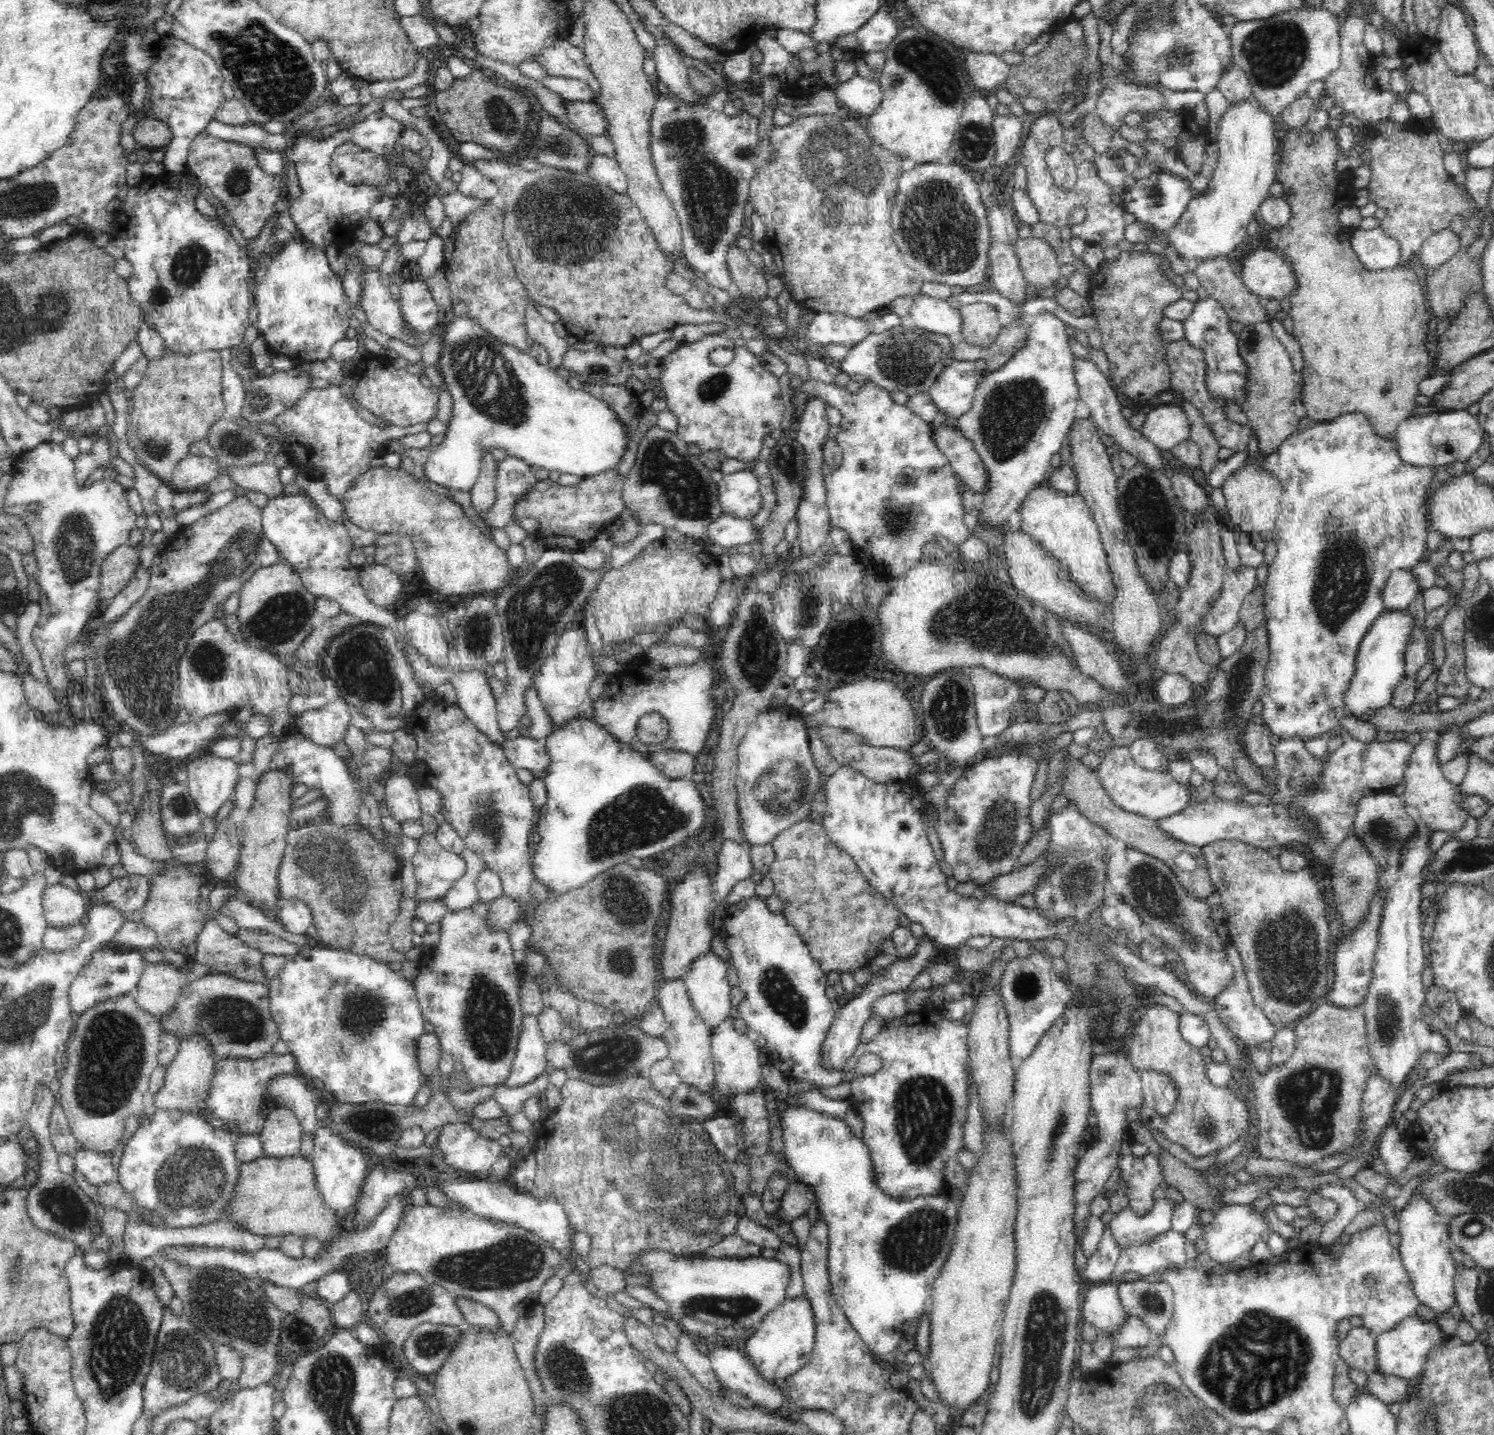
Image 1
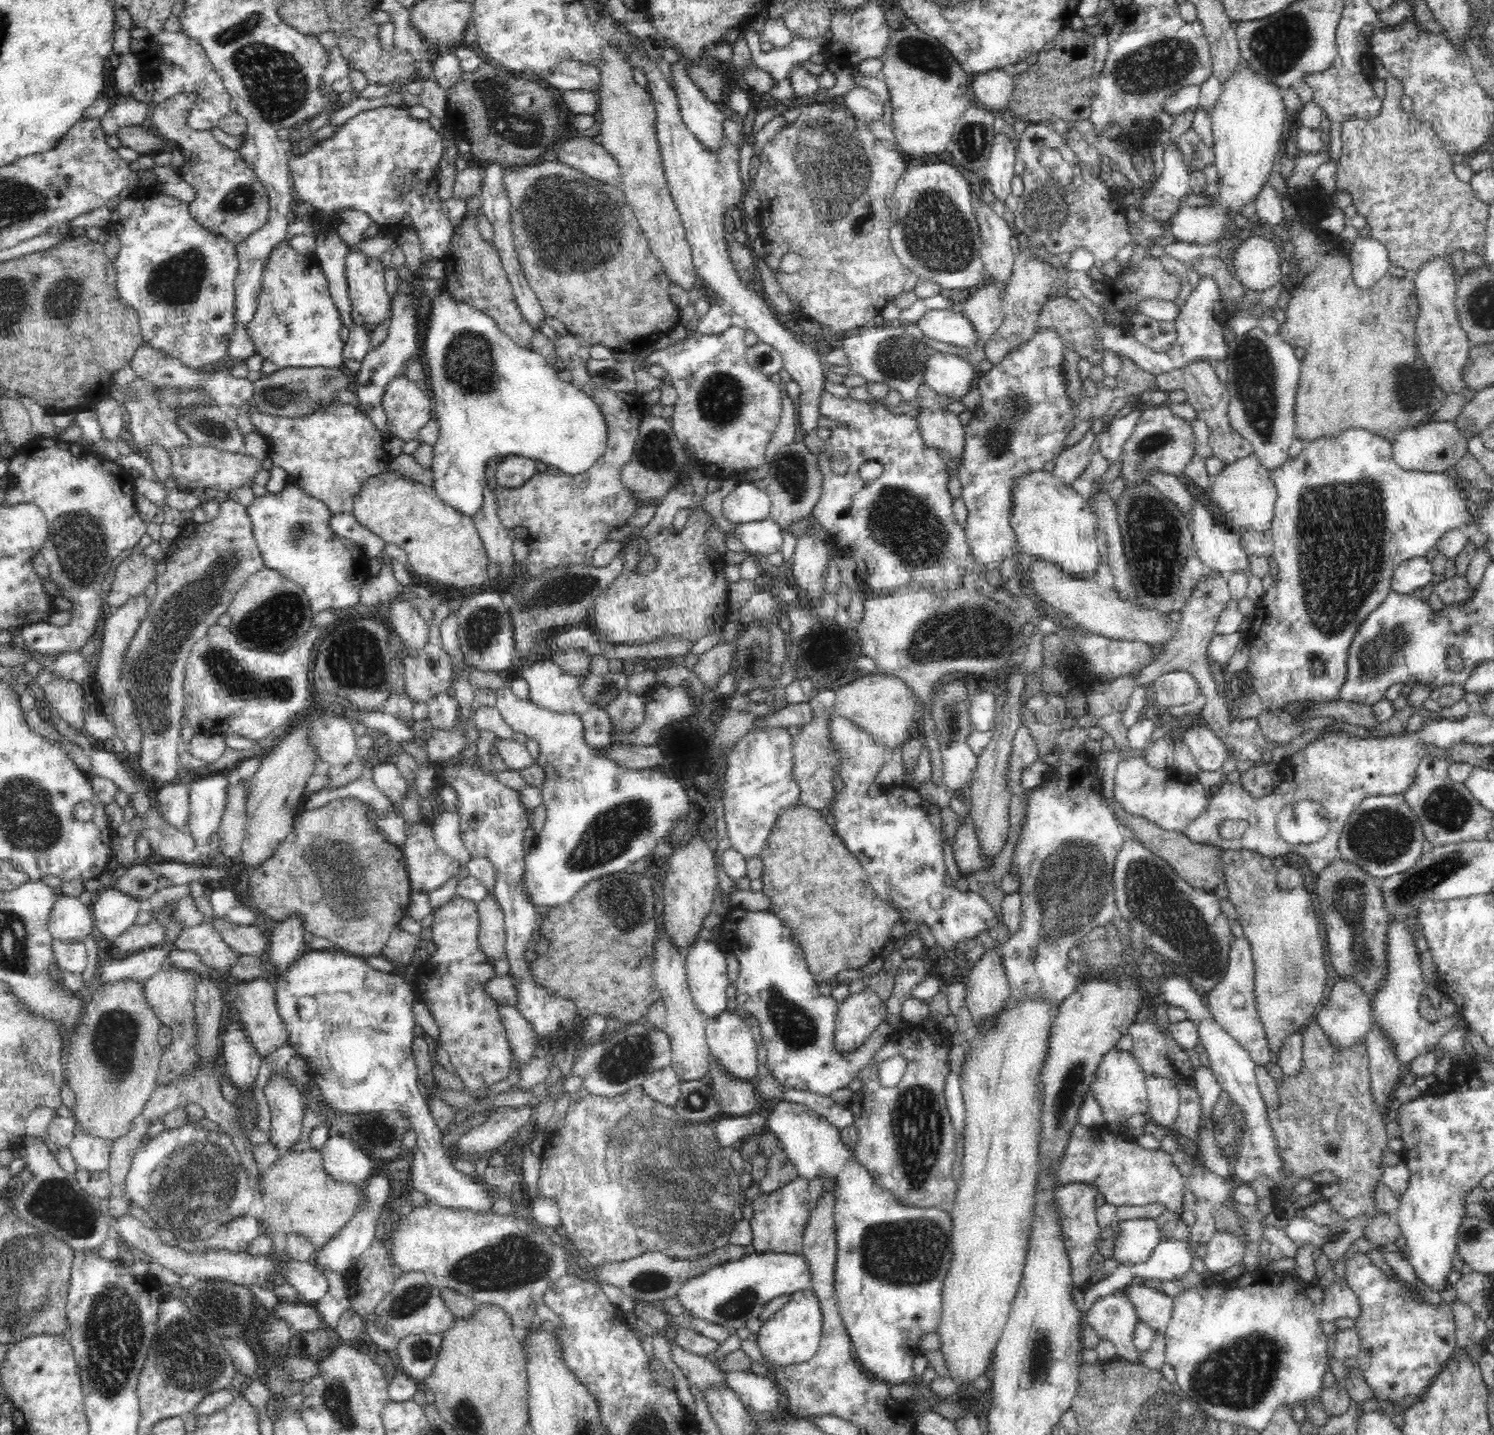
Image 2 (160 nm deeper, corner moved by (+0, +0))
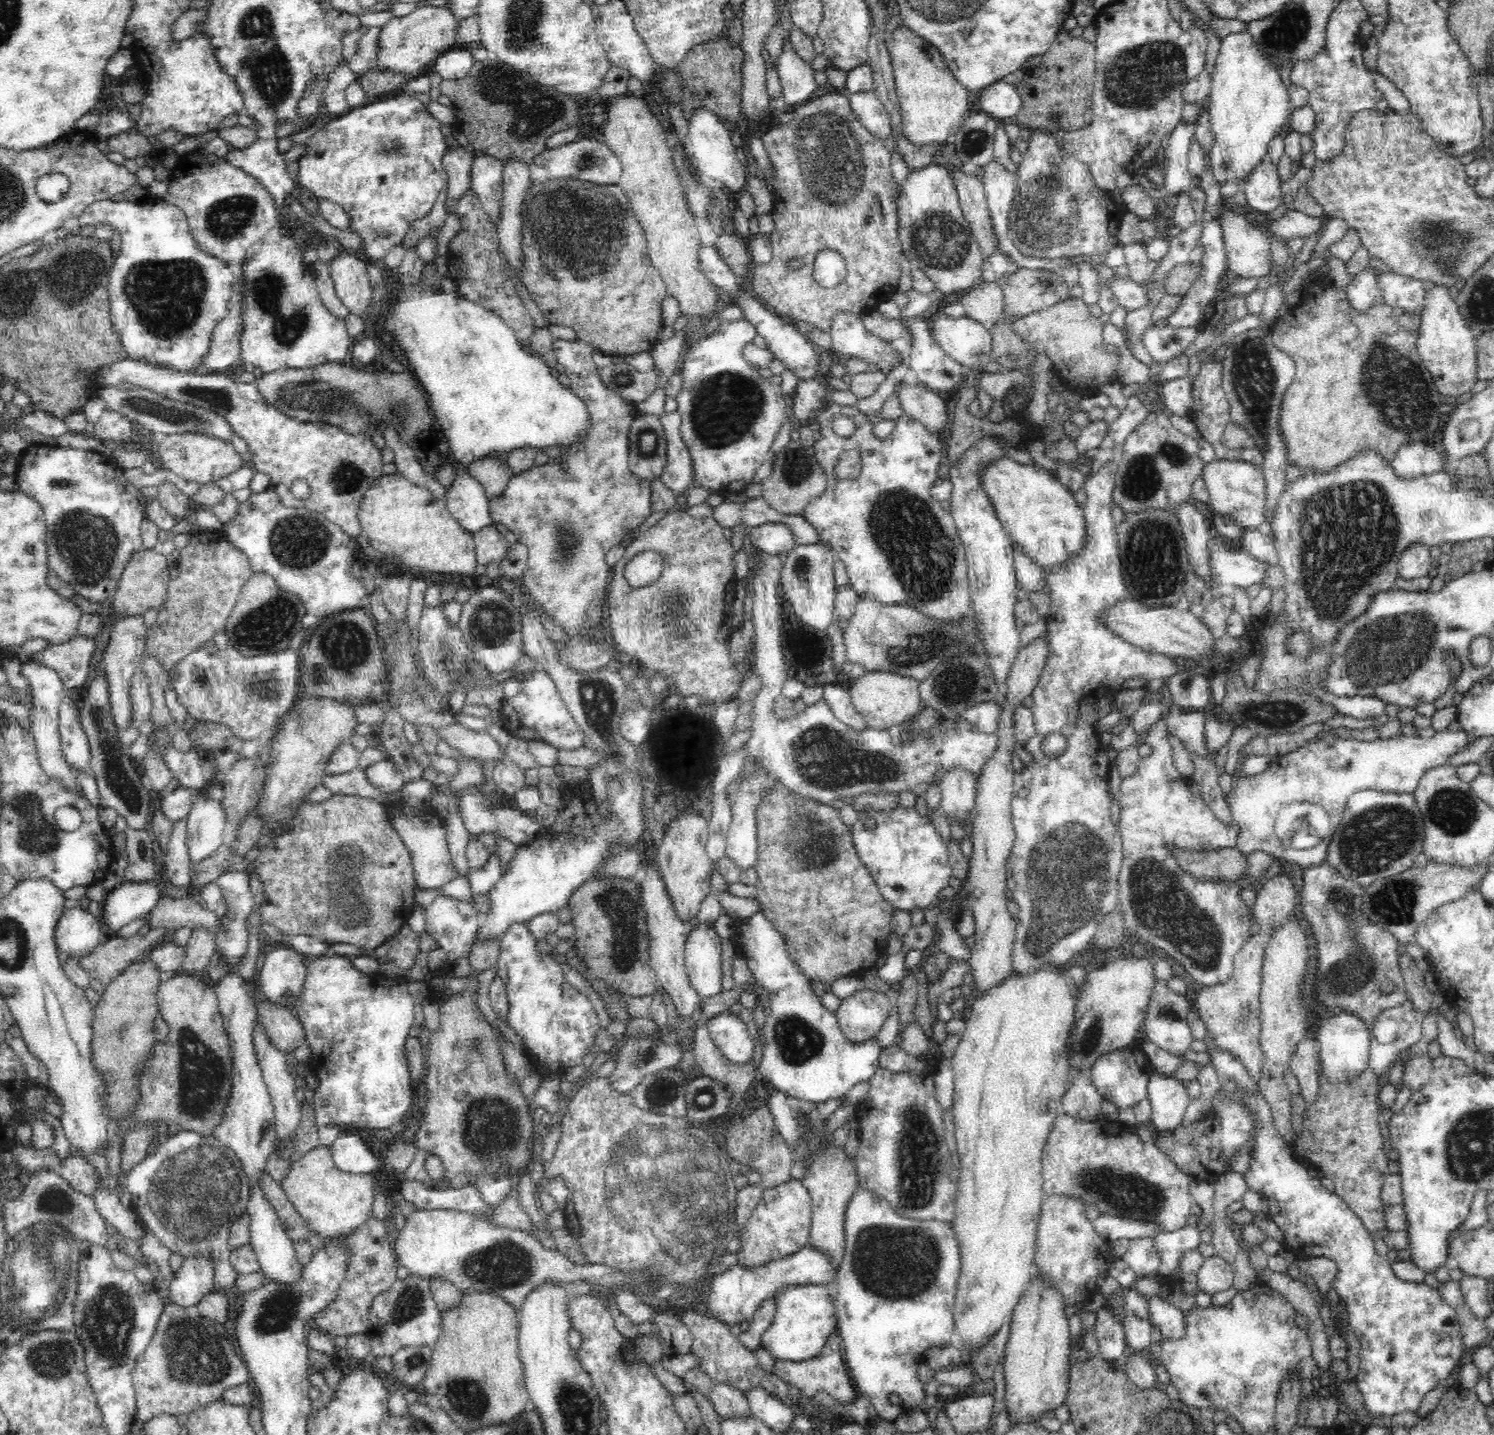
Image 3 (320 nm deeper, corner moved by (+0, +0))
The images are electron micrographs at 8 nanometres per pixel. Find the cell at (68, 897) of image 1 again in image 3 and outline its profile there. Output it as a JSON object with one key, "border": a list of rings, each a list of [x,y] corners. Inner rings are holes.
{"border":[[[80,906],[65,909],[55,929],[55,941],[59,955],[78,958],[90,954],[100,944],[100,920],[95,918],[88,909]]]}

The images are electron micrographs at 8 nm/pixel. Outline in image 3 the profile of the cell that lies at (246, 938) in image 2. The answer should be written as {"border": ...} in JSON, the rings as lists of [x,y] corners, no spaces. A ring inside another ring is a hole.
{"border":[[[166,897],[158,902],[146,921],[149,929],[180,929],[206,928],[213,934],[220,932],[220,917],[204,909],[196,897],[176,898]]]}

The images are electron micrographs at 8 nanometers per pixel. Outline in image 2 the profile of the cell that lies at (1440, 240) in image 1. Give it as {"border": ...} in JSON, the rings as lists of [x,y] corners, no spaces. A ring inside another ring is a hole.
{"border":[[[1436,256],[1422,264],[1416,273],[1415,287],[1420,304],[1415,332],[1418,352],[1422,355],[1425,366],[1432,372],[1433,385],[1440,387],[1446,395],[1460,393],[1467,389],[1463,383],[1462,370],[1471,348],[1456,311],[1457,281],[1454,281],[1451,256]]]}

